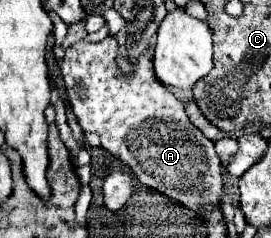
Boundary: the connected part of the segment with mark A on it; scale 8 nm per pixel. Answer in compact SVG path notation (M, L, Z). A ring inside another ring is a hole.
M104 38L98 44L80 40L72 44L64 58L58 60L58 66L62 70L62 78L66 84L66 96L72 104L72 112L78 118L78 124L84 132L98 132L102 138L102 148L108 150L112 156L120 158L134 176L148 188L154 188L162 192L164 196L178 200L186 208L194 210L202 216L204 210L210 210L220 204L222 200L222 176L220 176L220 160L214 152L214 142L208 140L186 116L184 104L172 94L170 88L160 84L160 80L154 76L152 68L152 52L146 50L142 56L138 56L138 62L132 66L132 74L124 74L118 64L118 44L114 38Z

